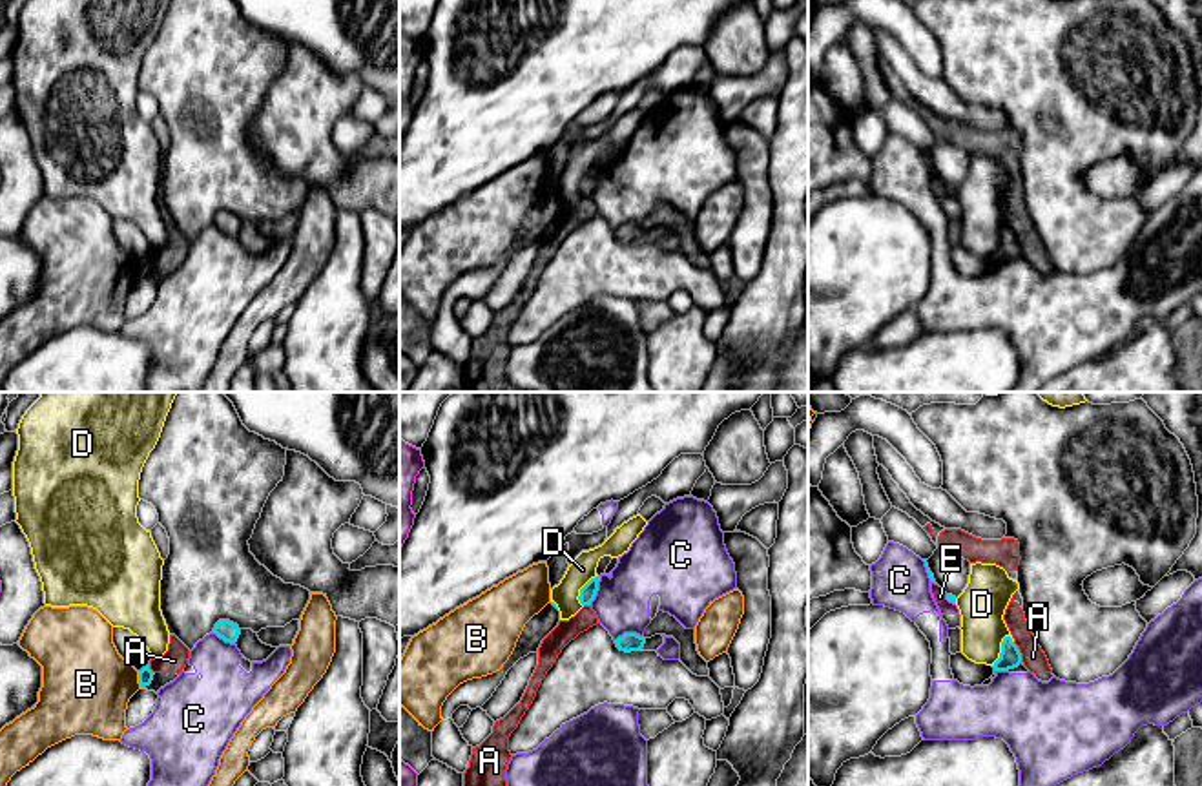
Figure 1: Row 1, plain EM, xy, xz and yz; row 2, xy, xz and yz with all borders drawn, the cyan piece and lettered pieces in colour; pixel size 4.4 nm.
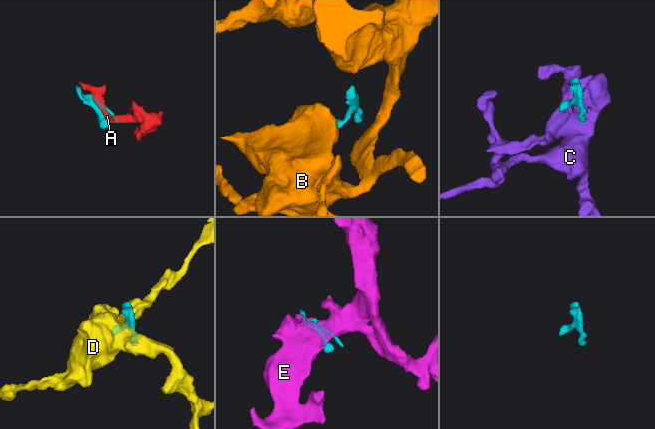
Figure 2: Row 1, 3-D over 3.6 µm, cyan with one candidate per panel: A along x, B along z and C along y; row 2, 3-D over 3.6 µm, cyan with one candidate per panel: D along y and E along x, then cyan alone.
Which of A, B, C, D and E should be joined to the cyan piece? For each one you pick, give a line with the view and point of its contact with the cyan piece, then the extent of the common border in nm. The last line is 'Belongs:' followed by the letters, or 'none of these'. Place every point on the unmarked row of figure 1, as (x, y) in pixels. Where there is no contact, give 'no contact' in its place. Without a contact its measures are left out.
Belongs: none of these

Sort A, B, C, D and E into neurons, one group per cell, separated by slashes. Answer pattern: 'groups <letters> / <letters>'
groups A / B / C / D / E

